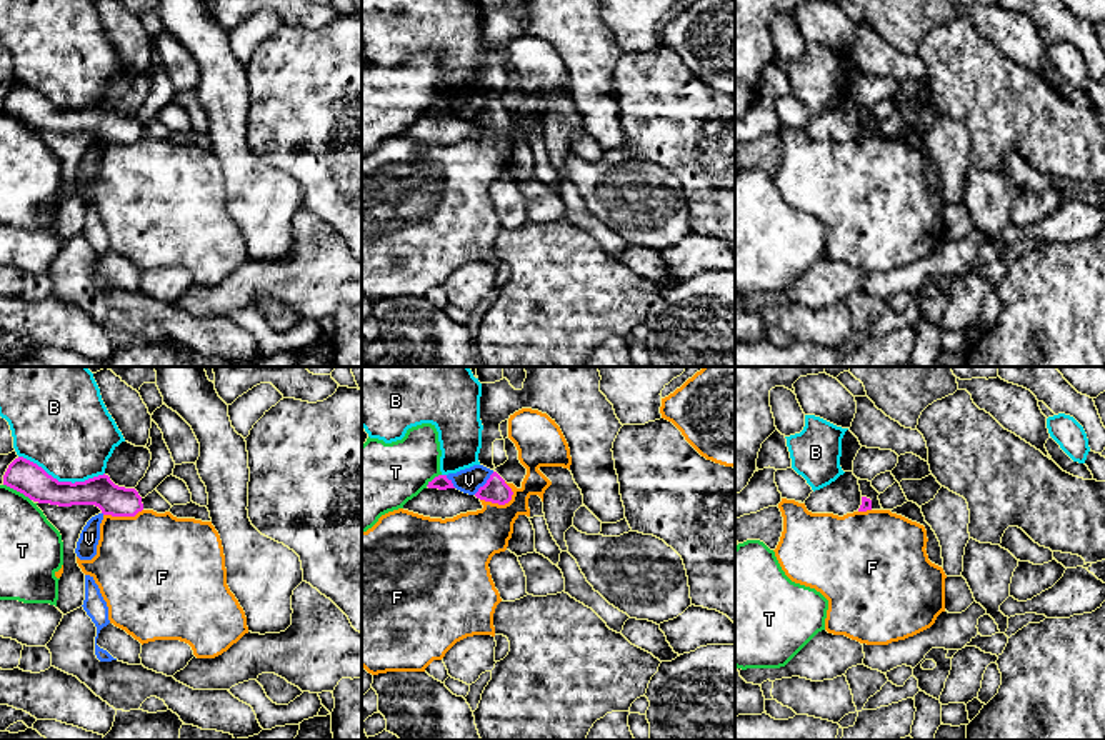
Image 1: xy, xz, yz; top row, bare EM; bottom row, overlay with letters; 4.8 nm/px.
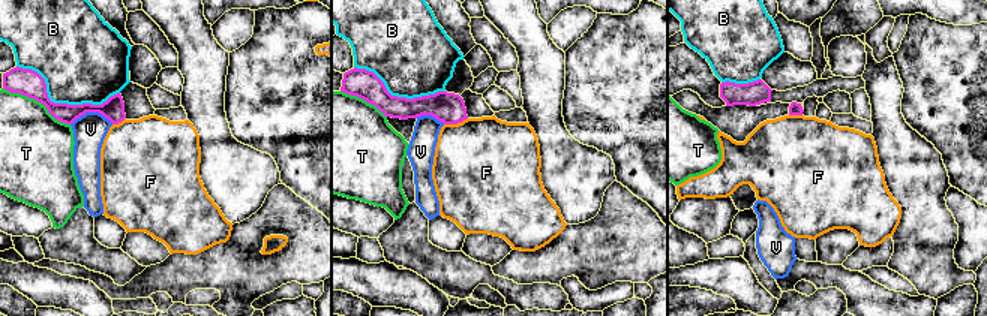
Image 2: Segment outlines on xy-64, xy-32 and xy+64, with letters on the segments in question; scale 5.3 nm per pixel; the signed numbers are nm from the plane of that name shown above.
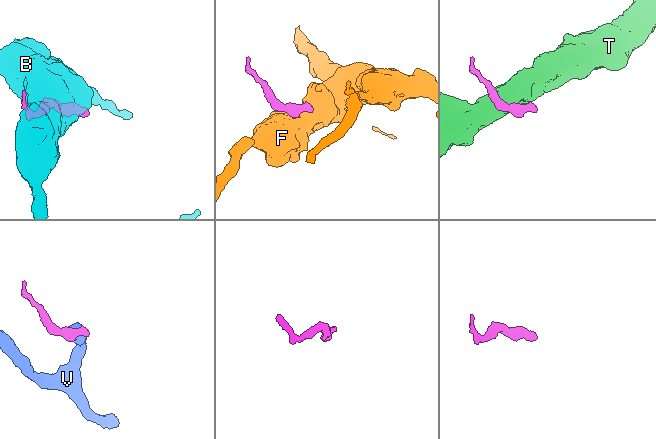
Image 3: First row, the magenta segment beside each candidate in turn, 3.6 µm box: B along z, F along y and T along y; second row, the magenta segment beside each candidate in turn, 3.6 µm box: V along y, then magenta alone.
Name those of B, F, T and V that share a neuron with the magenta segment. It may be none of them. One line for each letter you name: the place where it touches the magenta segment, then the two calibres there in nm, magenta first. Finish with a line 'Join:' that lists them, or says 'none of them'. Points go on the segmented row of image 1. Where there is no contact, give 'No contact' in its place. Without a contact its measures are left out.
Join: none of them

